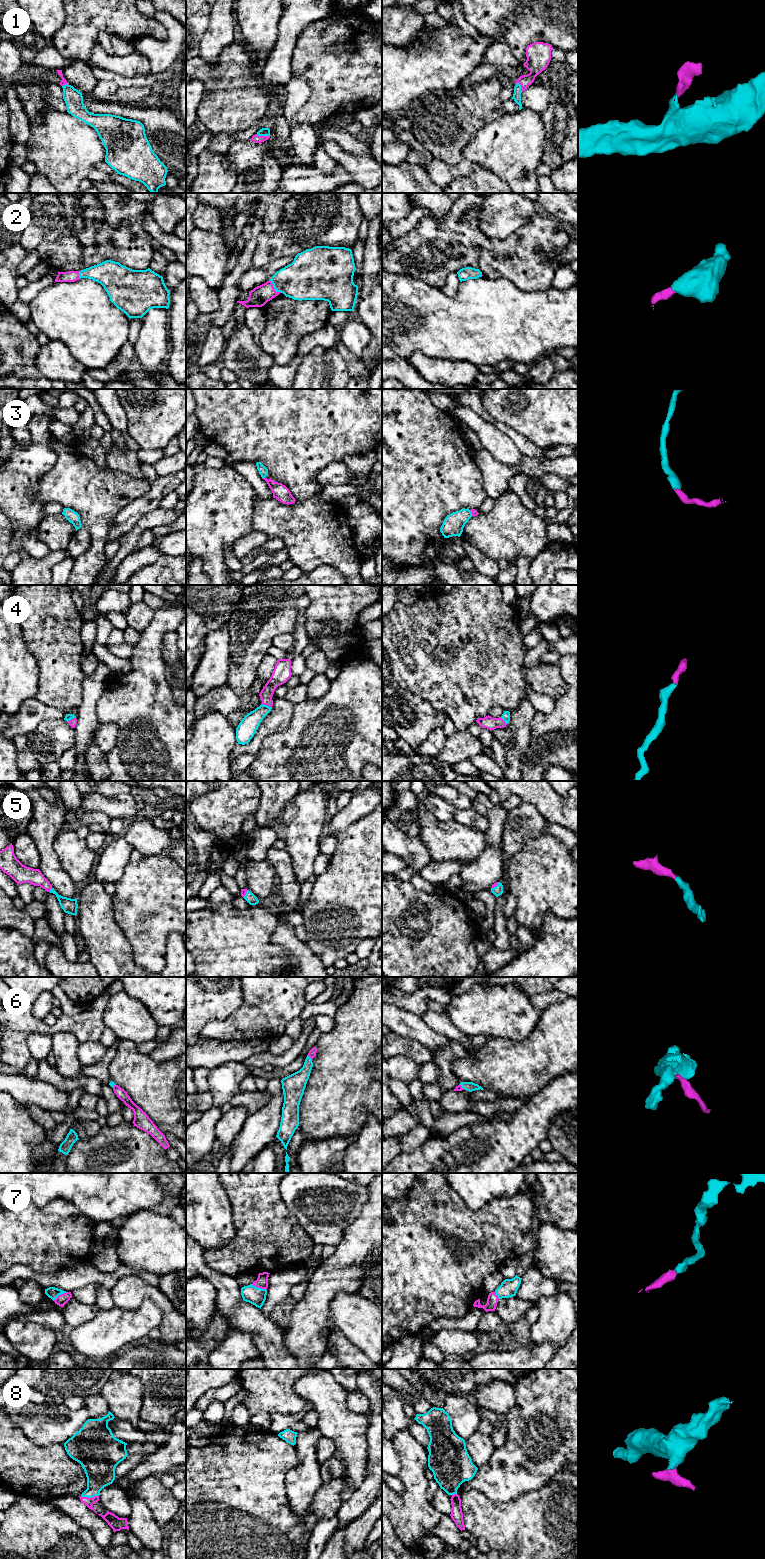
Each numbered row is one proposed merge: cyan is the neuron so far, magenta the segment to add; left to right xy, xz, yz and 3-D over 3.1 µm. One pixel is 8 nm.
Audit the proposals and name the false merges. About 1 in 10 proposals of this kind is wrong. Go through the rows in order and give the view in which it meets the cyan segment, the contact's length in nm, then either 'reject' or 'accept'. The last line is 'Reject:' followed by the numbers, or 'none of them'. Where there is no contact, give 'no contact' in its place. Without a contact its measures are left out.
1: contact in xz; length 110 nm; accept
2: contact in xz; length 140 nm; accept
3: contact in xz; length 30 nm; accept
4: contact in xz; length 90 nm; accept
5: contact in xy; length 50 nm; accept
6: contact in xz; length 50 nm; accept
7: contact in xz; length 140 nm; accept
8: contact in xy; length 140 nm; accept
Reject: none of them

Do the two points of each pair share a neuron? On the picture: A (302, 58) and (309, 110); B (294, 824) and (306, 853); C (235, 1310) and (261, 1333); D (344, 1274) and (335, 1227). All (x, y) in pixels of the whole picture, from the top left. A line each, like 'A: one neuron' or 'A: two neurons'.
A: one neuron
B: one neuron
C: one neuron
D: two neurons

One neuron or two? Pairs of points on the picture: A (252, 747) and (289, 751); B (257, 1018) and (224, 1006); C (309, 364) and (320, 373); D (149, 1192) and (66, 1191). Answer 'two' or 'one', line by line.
A: two
B: two
C: one
D: one

